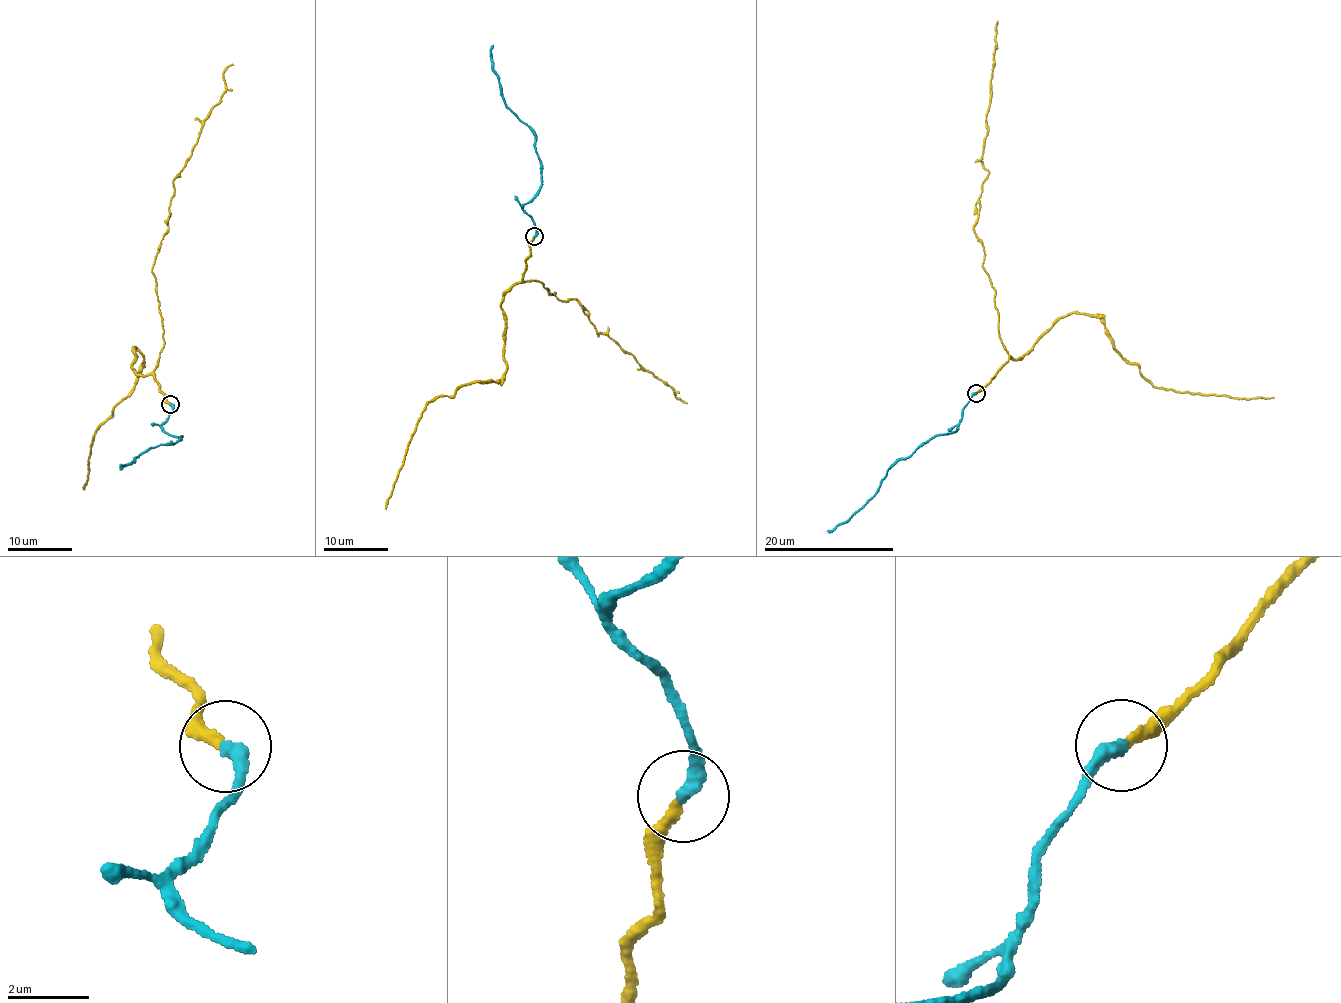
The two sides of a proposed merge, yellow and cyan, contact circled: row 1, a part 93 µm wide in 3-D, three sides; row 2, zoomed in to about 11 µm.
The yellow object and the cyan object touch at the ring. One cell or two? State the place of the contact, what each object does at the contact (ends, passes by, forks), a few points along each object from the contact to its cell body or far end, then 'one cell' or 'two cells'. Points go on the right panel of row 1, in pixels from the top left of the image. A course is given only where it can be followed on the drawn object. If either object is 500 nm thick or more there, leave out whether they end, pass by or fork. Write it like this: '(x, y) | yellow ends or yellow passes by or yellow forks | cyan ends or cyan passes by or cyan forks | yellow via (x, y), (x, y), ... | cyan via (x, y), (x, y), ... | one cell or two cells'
(976, 393) | yellow ends | cyan ends | yellow via (976, 393), (1008, 361), (994, 288), (974, 229), (981, 184), (988, 174), (983, 149), (998, 21) | cyan via (976, 393), (966, 406), (955, 430), (928, 440), (908, 457), (892, 463), (872, 497), (847, 520), (826, 530) | two cells

